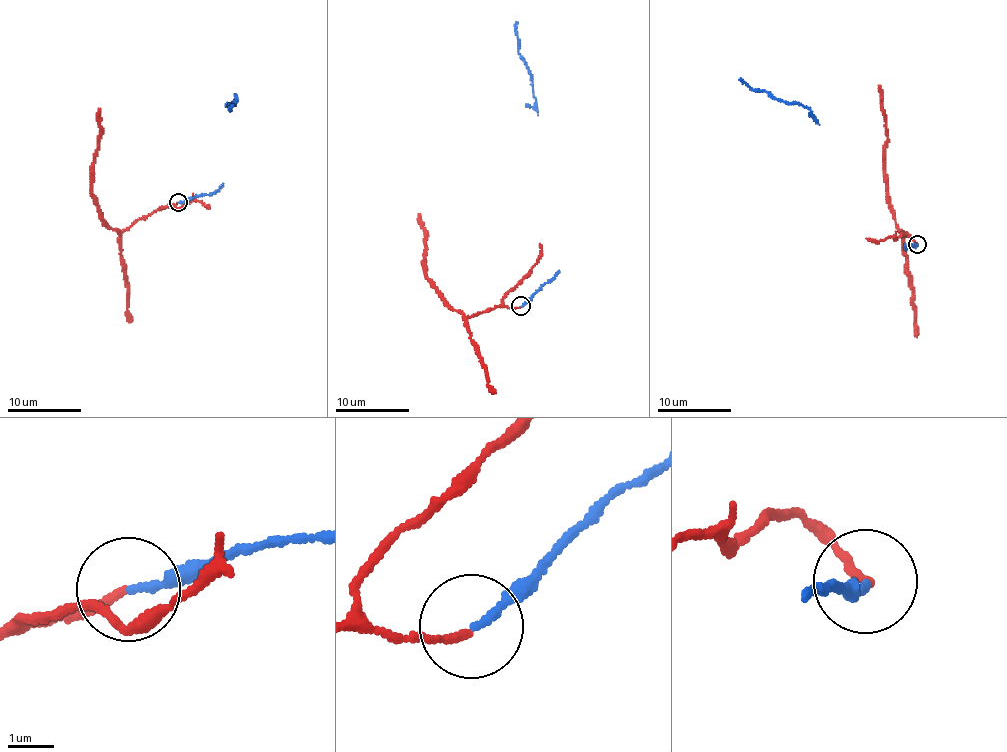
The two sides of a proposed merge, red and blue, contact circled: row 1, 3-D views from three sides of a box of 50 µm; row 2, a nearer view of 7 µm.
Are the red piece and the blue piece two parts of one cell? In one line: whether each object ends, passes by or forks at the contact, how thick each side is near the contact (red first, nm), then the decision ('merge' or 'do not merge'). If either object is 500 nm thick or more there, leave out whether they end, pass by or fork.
red ends | blue ends | 160/170 nm | merge

